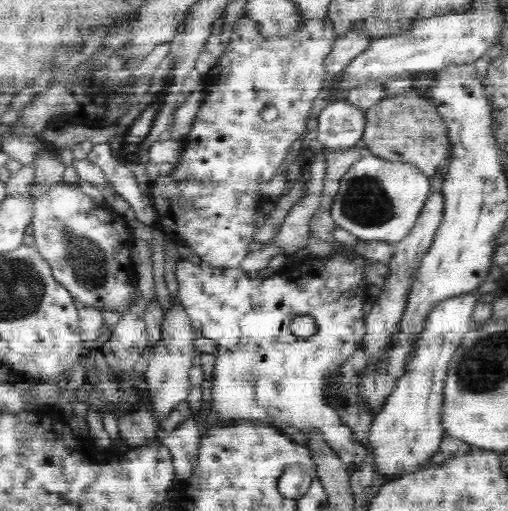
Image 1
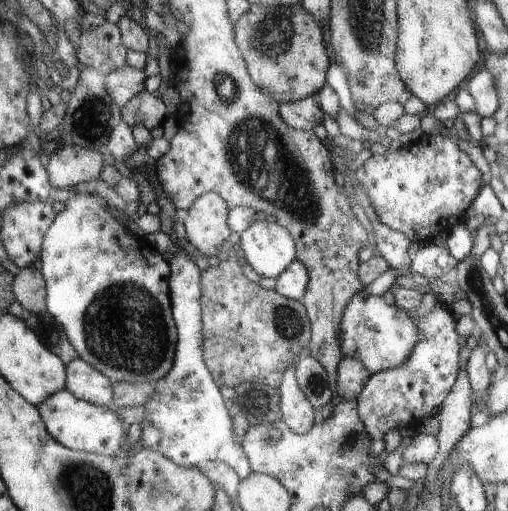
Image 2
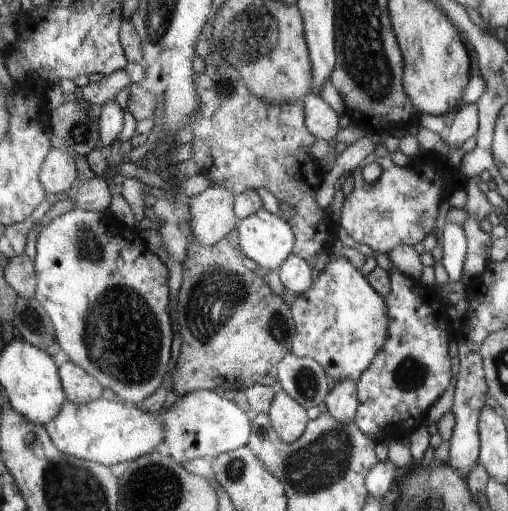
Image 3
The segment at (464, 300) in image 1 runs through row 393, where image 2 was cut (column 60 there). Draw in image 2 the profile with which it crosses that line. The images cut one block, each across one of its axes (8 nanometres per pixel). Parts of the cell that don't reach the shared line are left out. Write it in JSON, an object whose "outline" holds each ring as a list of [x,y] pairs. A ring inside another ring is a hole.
{"outline":[[[65,388],[38,407],[38,410],[42,414],[43,421],[46,422],[47,432],[59,444],[72,451],[115,456],[119,454],[119,451],[123,451],[128,441],[128,428],[112,407],[88,403]]]}

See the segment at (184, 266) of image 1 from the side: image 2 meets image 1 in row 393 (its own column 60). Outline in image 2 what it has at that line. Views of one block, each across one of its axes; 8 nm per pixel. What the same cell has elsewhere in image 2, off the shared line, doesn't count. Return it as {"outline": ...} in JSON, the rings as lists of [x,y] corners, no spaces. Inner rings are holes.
{"outline":[[[76,193],[66,202],[66,208],[57,215],[55,223],[51,225],[42,243],[42,255],[40,260],[40,270],[45,281],[45,310],[62,326],[68,341],[76,350],[81,360],[94,366],[96,370],[106,376],[111,383],[122,382],[129,384],[143,384],[150,382],[159,382],[168,375],[168,372],[174,367],[175,351],[178,348],[176,343],[176,326],[174,326],[174,310],[170,310],[170,268],[164,258],[156,252],[148,252],[144,246],[140,246],[134,238],[129,228],[120,224],[102,204],[100,197],[94,197],[88,194]]]}

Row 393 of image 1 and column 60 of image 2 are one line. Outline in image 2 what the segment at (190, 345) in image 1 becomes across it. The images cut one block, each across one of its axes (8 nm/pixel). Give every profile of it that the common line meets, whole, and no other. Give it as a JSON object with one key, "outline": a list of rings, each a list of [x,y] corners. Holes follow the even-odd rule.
{"outline":[[[64,143],[47,158],[52,187],[68,190],[72,184],[88,183],[102,172],[100,152]]]}

